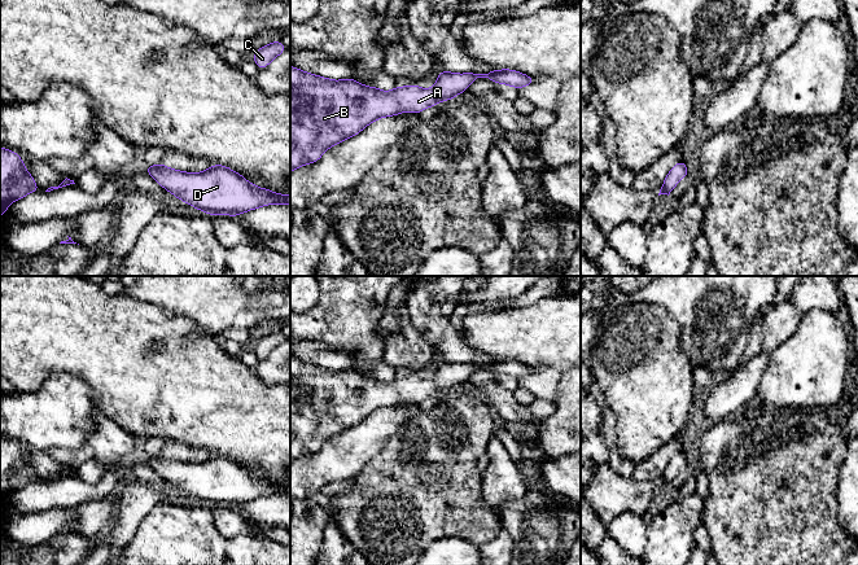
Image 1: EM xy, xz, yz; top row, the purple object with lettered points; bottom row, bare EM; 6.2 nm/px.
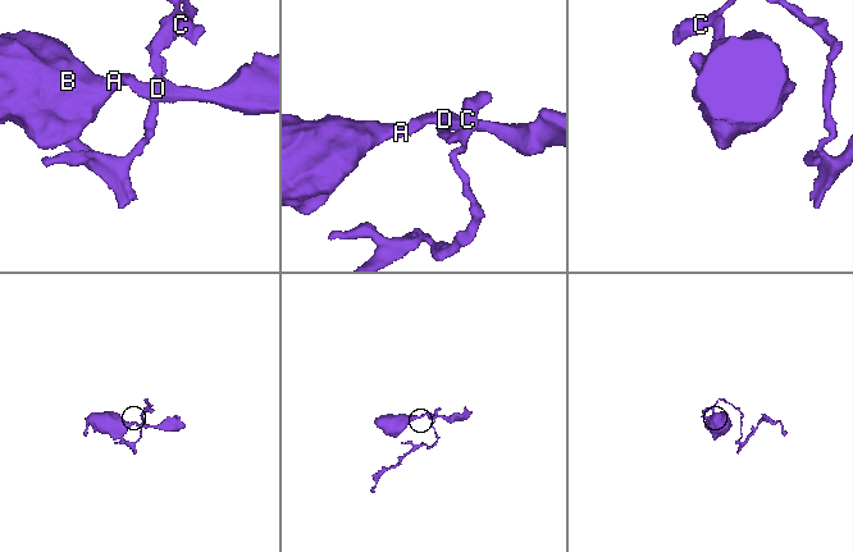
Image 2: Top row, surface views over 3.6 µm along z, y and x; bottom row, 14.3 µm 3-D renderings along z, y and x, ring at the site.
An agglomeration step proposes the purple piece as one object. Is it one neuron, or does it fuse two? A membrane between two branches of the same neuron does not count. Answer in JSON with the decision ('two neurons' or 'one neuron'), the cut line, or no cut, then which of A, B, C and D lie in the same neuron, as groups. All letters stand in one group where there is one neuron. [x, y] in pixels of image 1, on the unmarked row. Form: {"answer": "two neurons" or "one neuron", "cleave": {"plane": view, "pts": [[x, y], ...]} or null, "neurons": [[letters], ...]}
{"answer": "one neuron", "cleave": null, "neurons": [["A", "B", "C", "D"]]}

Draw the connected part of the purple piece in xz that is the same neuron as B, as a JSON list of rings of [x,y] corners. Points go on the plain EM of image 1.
[[[290,356],[290,463],[319,451],[325,441],[355,426],[378,408],[398,406],[403,402],[419,404],[429,397],[435,397],[439,391],[456,387],[478,368],[489,368],[495,375],[508,375],[517,380],[535,371],[533,367],[509,359],[490,360],[489,364],[441,362],[435,375],[429,380],[410,375],[386,382],[363,376],[351,368],[330,371]]]

